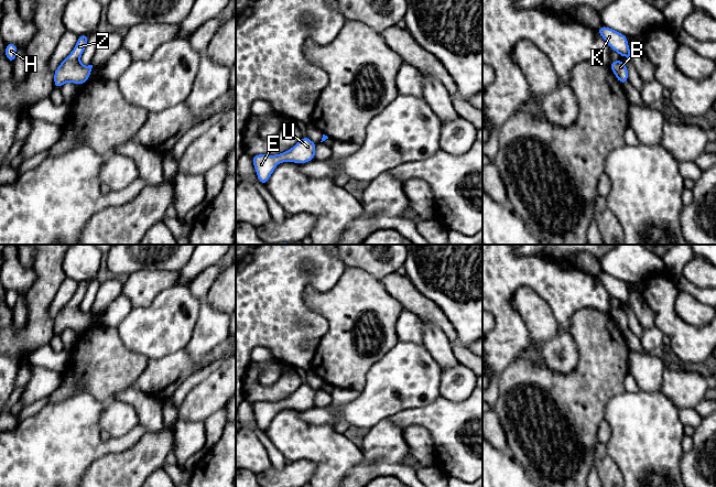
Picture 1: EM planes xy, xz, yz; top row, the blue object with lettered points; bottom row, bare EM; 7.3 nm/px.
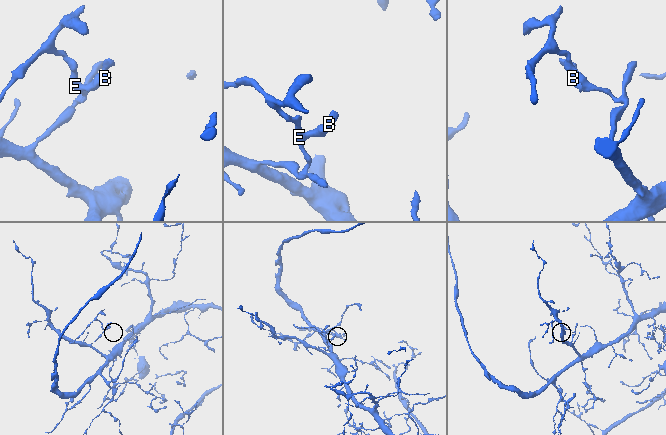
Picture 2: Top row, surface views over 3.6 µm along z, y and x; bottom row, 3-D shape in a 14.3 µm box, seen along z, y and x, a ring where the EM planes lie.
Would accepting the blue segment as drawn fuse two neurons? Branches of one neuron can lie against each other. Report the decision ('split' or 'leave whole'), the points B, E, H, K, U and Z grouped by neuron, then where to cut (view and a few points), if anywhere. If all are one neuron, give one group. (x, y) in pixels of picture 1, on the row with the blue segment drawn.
leave whole; B E H K U Z; no cut

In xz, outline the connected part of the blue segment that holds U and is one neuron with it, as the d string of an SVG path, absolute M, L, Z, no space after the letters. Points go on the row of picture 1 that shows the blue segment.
M304 136L292 149L276 154L256 154L252 163L260 183L265 186L278 163L294 162L303 164L315 159L316 143Z

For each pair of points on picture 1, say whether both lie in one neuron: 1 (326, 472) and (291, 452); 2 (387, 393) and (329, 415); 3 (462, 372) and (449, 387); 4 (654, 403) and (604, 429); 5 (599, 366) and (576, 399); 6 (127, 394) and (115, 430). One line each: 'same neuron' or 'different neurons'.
1: same neuron
2: same neuron
3: same neuron
4: different neurons
5: same neuron
6: different neurons

